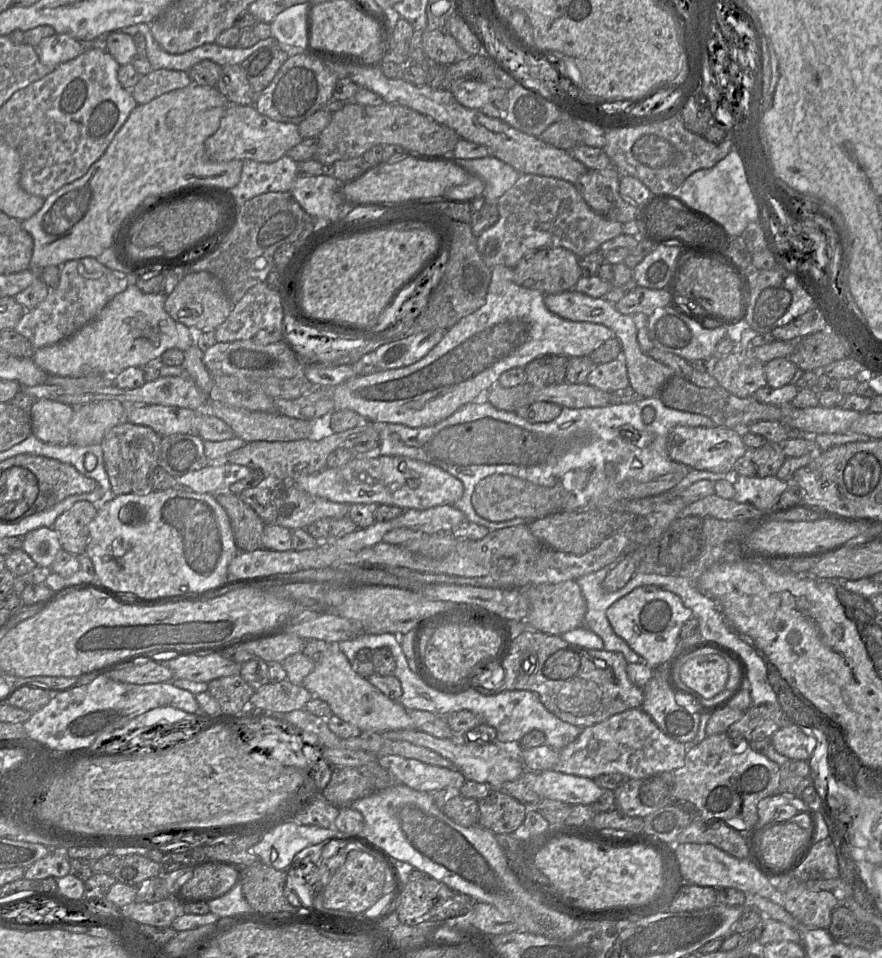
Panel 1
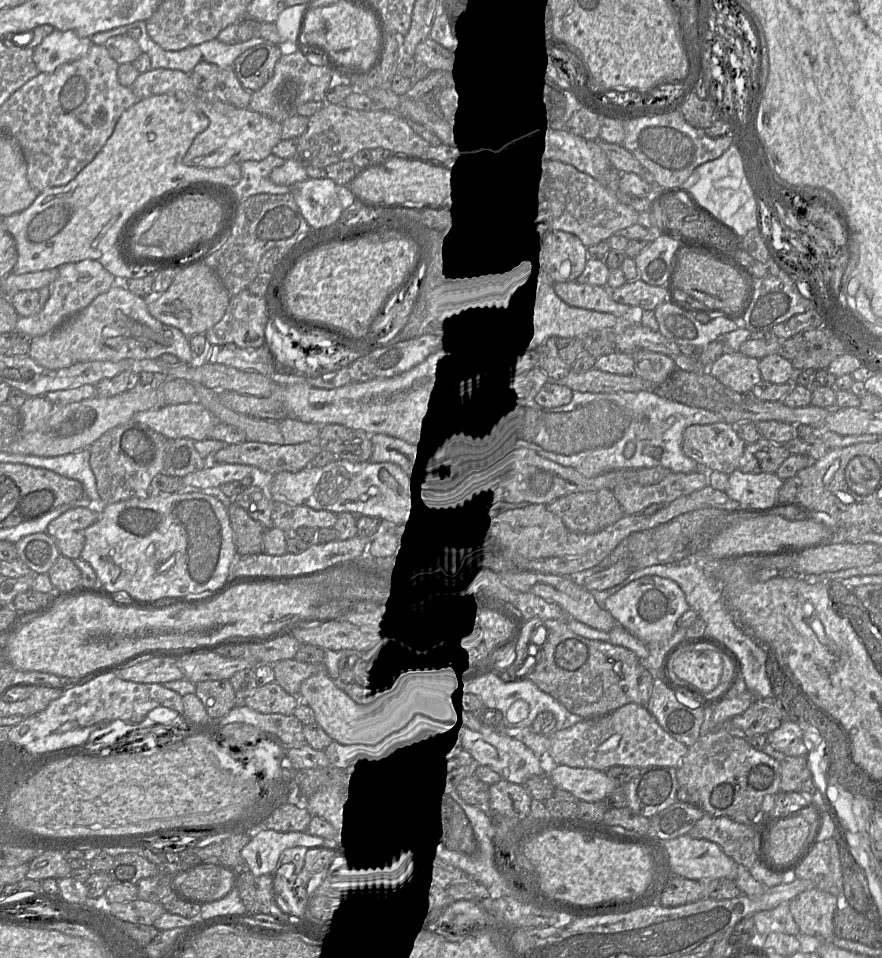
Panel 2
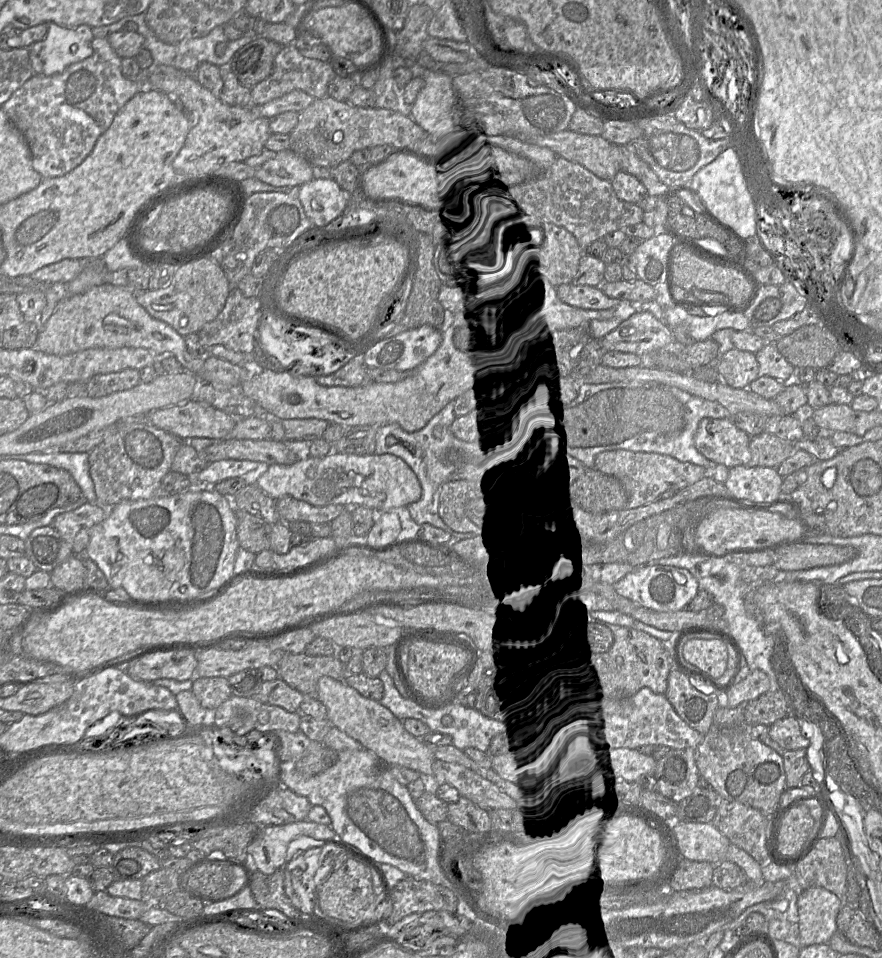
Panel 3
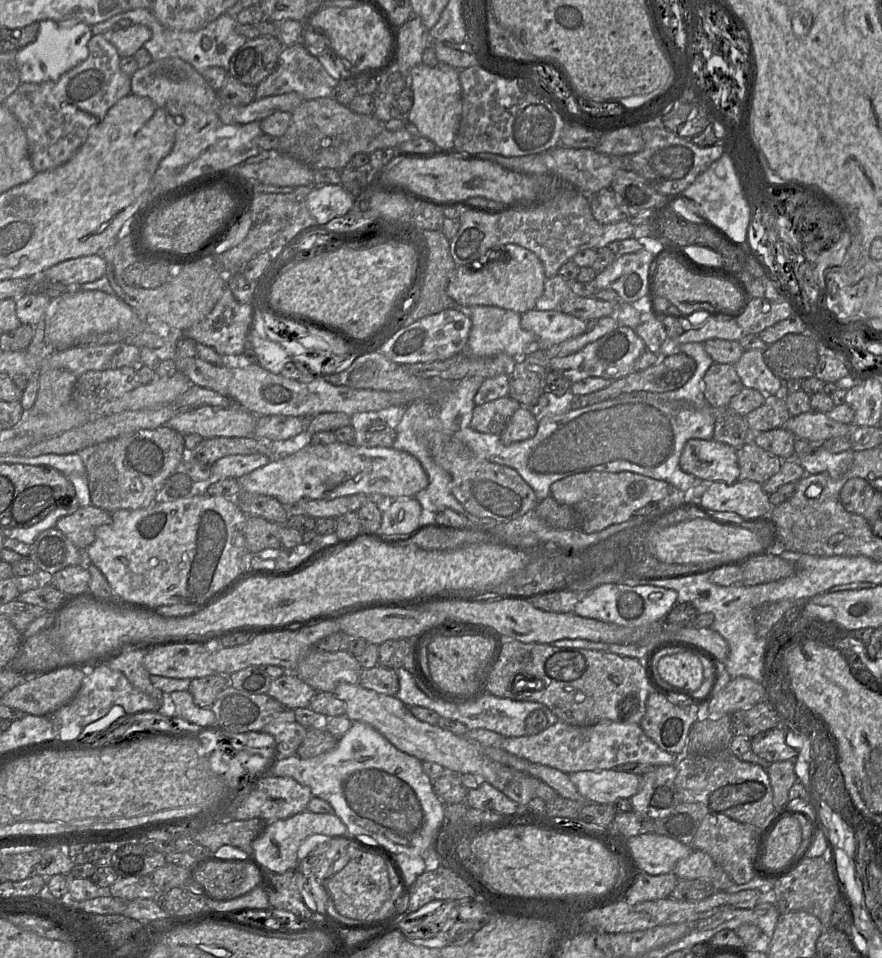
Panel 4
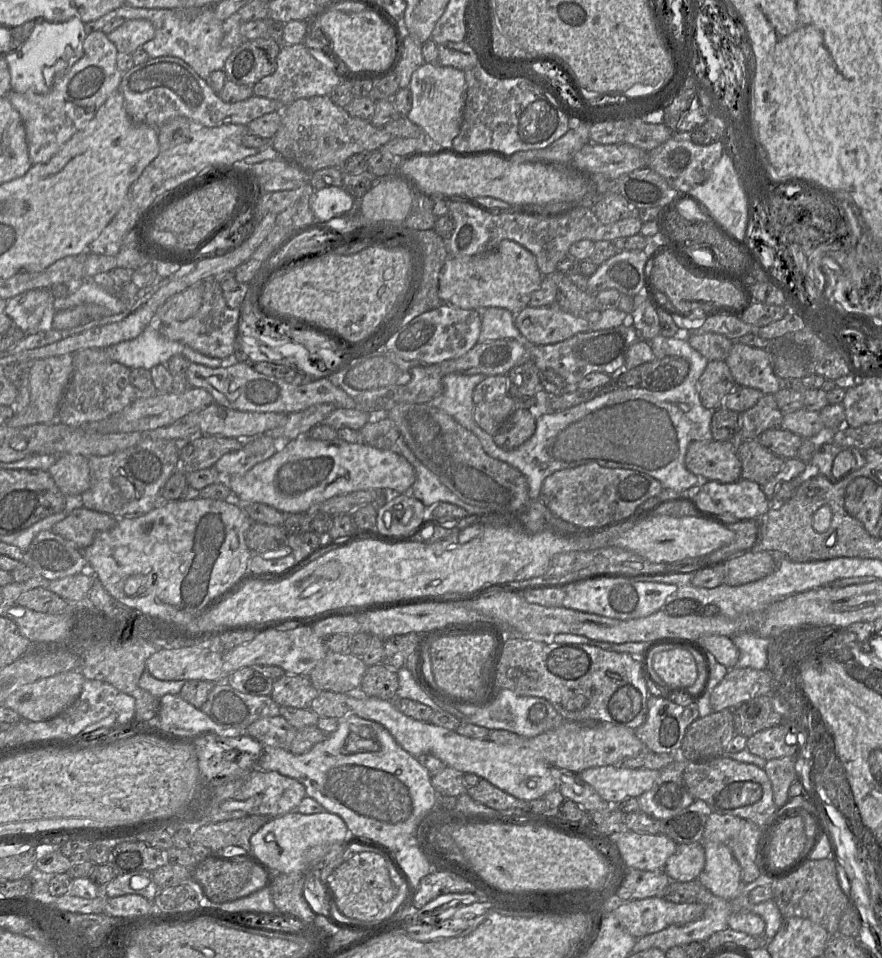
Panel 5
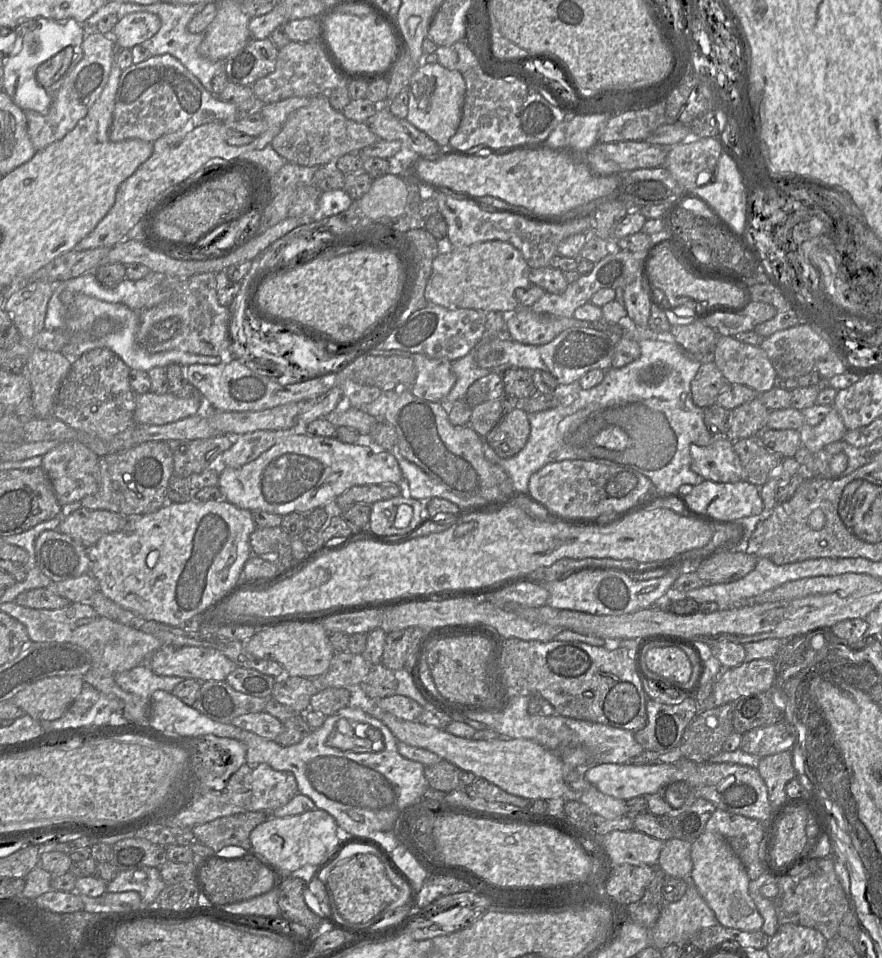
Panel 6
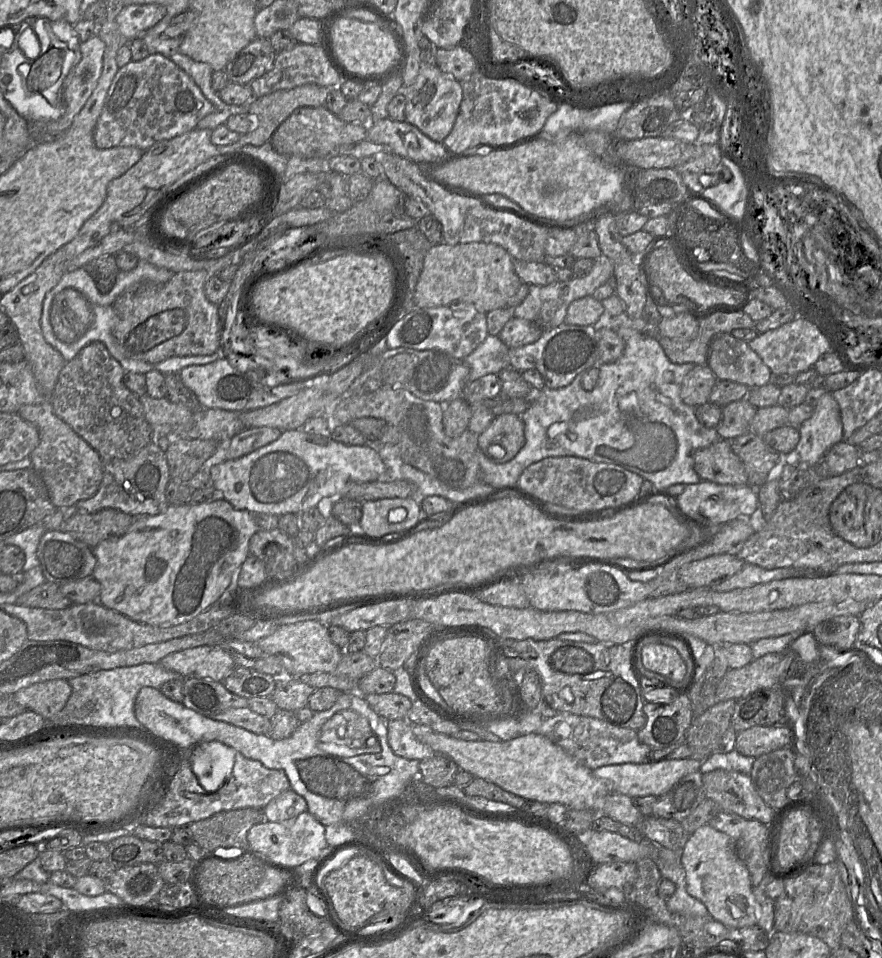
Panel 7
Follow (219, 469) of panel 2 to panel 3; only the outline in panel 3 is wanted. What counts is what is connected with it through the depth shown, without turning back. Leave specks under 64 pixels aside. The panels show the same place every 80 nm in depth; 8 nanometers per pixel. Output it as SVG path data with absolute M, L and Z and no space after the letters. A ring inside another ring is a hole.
M225 459L208 463L207 467L197 475L187 476L191 483L214 486L216 483L225 479L242 477L246 473L258 468L260 465L262 465L262 462Z

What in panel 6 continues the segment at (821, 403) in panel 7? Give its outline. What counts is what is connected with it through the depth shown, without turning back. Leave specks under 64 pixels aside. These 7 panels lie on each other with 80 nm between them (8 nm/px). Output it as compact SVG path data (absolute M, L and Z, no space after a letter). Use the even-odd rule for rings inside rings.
M834 407L826 417L815 426L806 424L805 430L801 430L801 445L804 445L811 453L818 453L826 445L839 441L846 433L845 425Z

